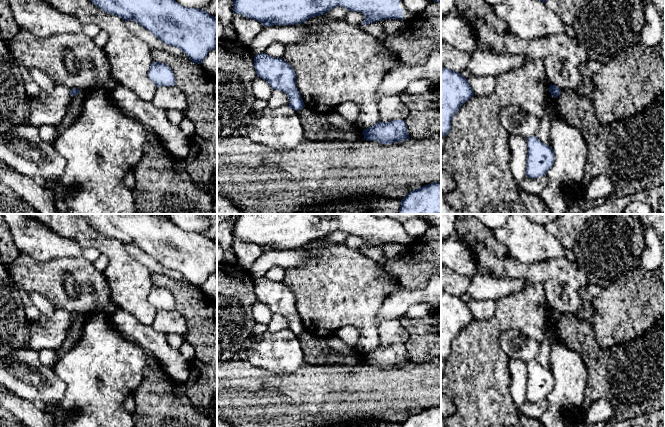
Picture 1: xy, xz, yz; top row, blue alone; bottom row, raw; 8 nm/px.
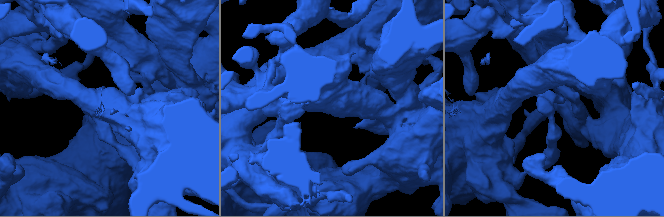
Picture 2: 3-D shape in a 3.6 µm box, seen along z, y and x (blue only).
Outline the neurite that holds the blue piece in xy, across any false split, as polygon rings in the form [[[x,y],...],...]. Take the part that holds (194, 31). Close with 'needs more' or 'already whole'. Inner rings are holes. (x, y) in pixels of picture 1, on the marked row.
[[[90,0],[102,11],[125,21],[132,20],[163,43],[182,50],[193,63],[201,64],[210,50],[217,50],[217,18],[204,9],[181,6],[175,0]]]; already whole

